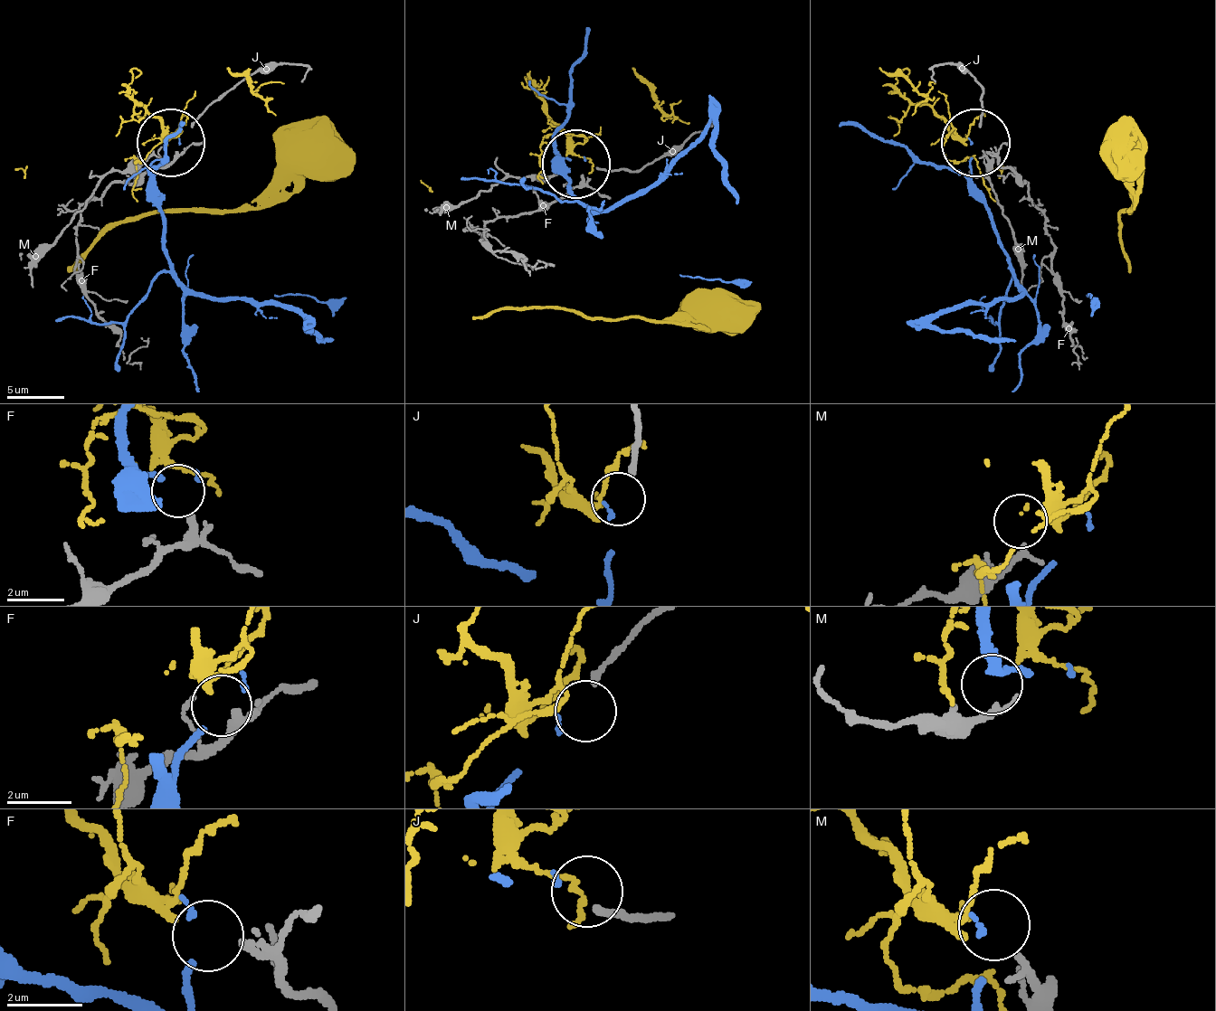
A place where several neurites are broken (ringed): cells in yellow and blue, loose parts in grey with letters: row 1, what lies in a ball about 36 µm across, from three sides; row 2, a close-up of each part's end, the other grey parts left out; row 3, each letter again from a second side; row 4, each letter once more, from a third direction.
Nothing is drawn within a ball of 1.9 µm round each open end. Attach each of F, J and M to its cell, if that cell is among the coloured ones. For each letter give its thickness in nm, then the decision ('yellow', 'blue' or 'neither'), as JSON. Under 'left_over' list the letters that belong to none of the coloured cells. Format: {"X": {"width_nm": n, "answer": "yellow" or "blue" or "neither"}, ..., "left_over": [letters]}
{"F": {"width_nm": 150, "answer": "yellow"}, "J": {"width_nm": 180, "answer": "blue"}, "M": {"width_nm": 200, "answer": "neither"}, "left_over": ["M"]}

